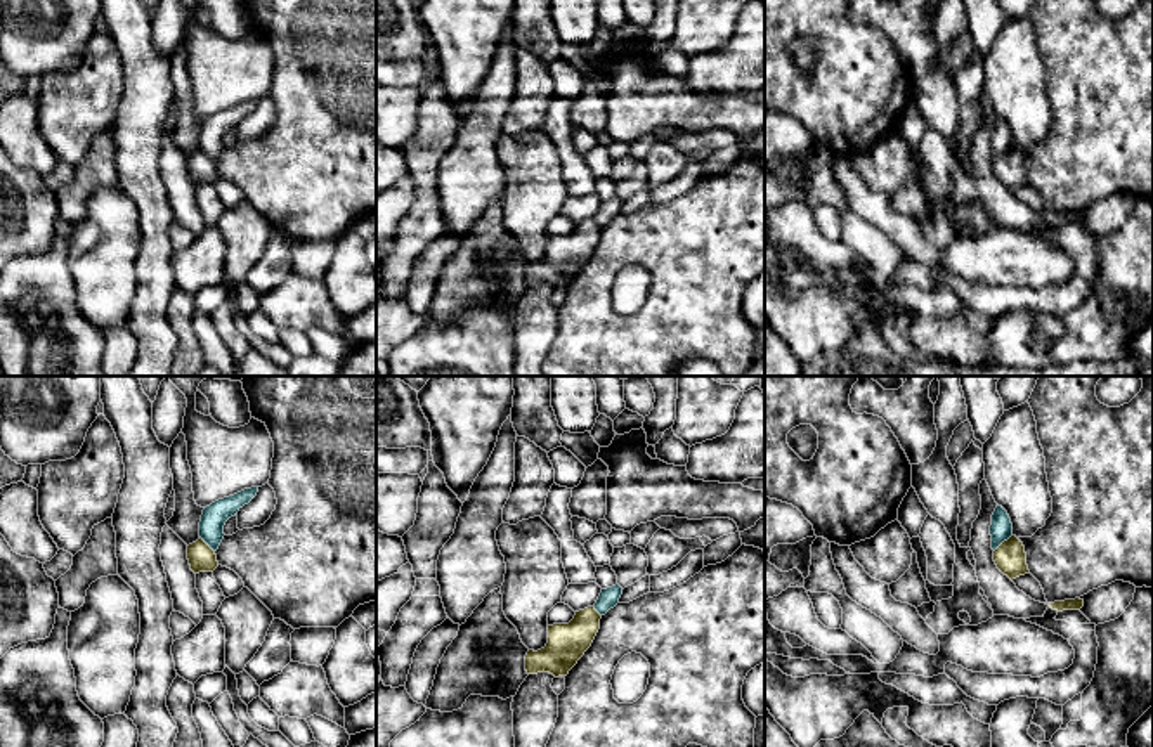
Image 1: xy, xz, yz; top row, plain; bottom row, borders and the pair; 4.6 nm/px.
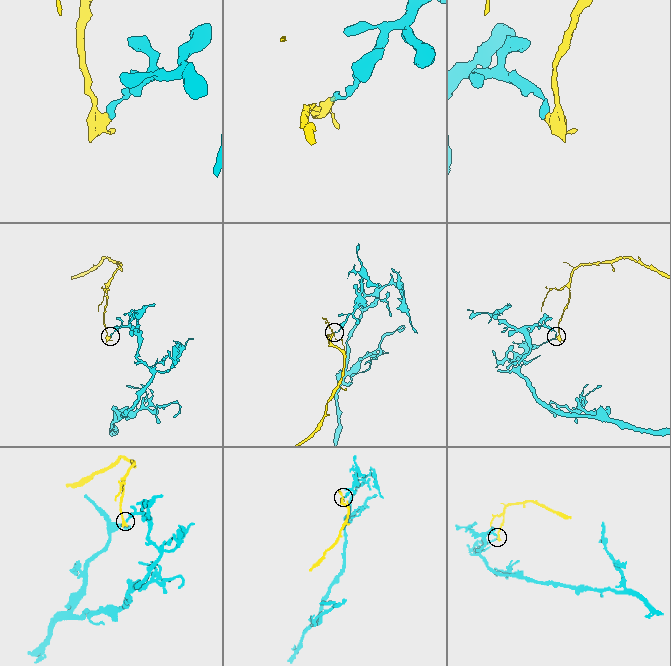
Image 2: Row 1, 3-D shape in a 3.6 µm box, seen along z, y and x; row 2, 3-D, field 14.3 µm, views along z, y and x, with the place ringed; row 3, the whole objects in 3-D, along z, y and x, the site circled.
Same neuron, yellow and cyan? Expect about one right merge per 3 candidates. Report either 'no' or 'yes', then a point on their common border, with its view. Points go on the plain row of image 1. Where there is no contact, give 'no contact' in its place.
no; contact yz (1003, 155)

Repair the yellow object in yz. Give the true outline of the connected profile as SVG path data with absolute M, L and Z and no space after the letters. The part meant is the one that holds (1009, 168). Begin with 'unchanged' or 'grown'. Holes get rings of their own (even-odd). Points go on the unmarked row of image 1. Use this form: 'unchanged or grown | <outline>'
unchanged | M1011 147L993 163L993 173L997 180L1011 192L1019 187L1030 185L1025 158L1016 147Z

